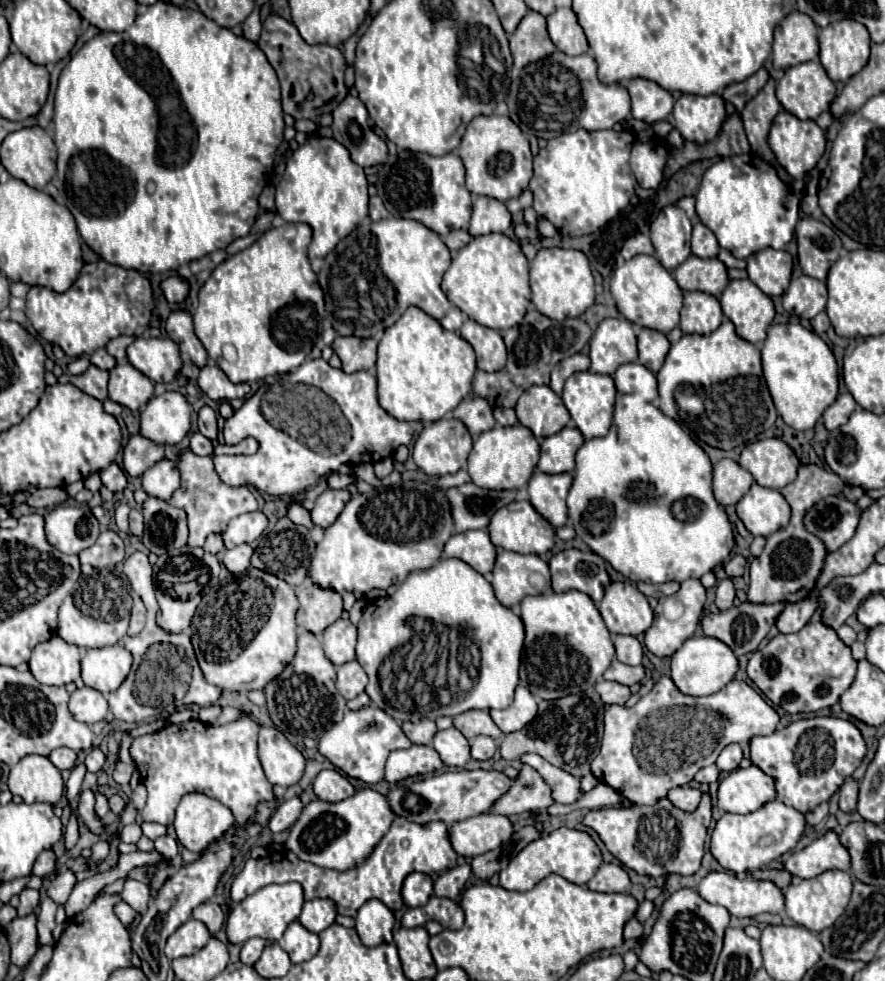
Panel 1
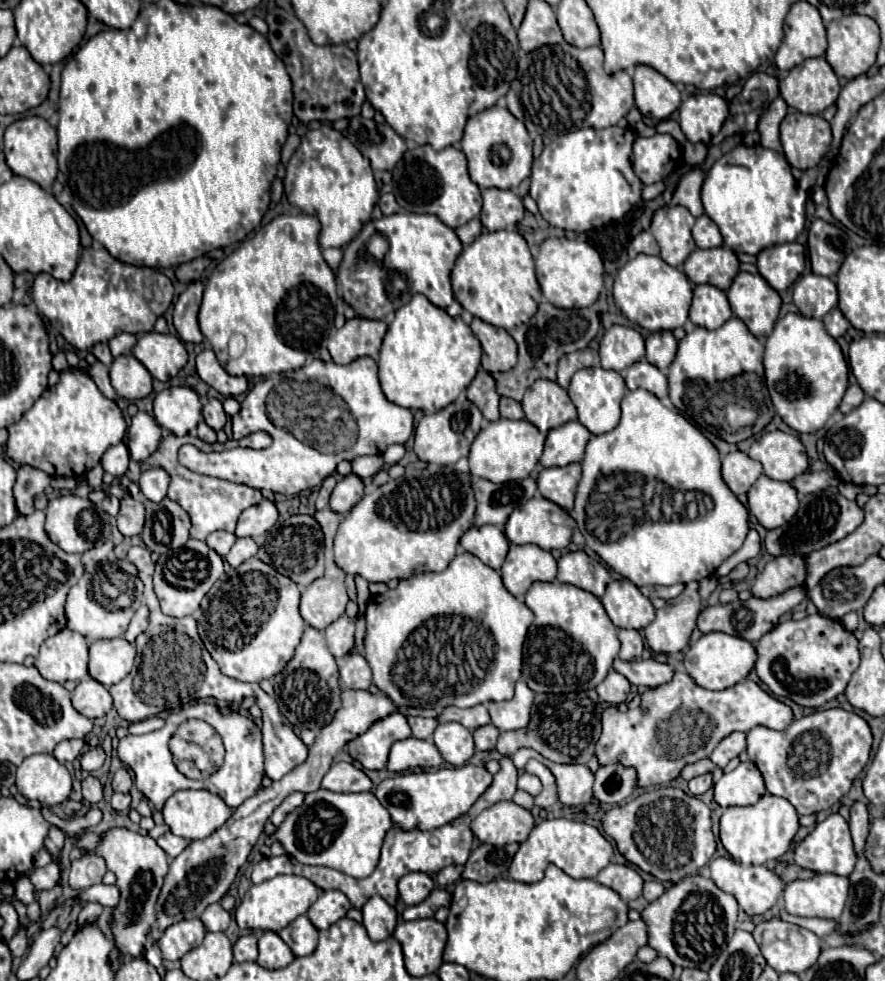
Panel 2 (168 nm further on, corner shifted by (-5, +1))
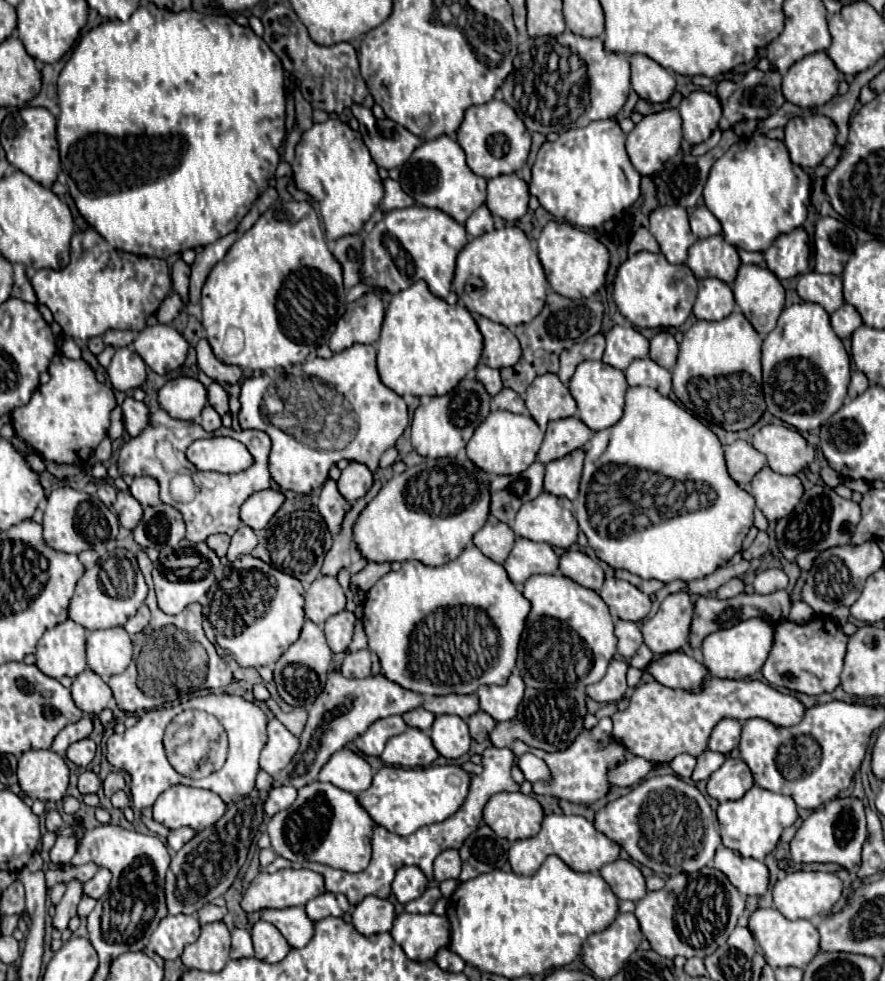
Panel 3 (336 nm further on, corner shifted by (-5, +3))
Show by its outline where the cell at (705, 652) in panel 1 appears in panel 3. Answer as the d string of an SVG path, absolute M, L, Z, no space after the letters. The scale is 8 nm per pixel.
M749 619L747 623L737 623L731 629L719 629L703 639L703 665L713 677L745 679L763 667L767 651L771 649L771 635L773 627L769 623L763 623L763 619Z

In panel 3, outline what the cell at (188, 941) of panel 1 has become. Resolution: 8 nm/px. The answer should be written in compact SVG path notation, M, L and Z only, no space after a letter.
M167 915L149 939L151 949L161 959L177 959L183 947L199 937L199 921L193 915Z

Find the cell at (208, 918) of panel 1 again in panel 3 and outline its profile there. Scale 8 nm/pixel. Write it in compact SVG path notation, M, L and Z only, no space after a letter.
M209 903L207 907L203 907L203 911L199 911L199 923L215 923L215 921L223 921L223 917L227 915L225 907L217 907L213 903Z

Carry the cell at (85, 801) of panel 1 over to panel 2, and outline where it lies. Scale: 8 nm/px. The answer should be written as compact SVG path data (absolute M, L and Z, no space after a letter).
M89 775L89 777L83 779L81 785L83 785L83 799L85 801L89 801L89 803L95 805L95 803L99 803L103 799L103 791L101 791L103 787L101 787L99 779L95 779L95 777Z

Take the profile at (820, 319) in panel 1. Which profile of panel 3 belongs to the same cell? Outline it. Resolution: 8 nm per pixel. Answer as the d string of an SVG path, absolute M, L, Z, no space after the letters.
M843 303L835 313L831 313L831 327L837 333L837 337L845 339L851 337L851 333L861 325L861 317L855 311L853 305Z

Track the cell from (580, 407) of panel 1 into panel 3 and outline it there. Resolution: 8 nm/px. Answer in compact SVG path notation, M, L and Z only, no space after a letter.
M583 361L569 381L569 391L577 401L577 417L591 431L607 429L623 417L623 397L627 391L625 373L611 365L605 365L603 361Z

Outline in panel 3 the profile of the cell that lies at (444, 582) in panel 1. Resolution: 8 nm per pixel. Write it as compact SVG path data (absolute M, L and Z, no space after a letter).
M469 545L457 559L441 567L407 561L397 573L391 571L381 577L367 593L363 621L369 649L379 657L381 673L389 681L425 697L451 693L471 695L479 685L502 686L507 683L516 667L521 631L529 611L531 603L509 581L503 565L487 559L475 545Z

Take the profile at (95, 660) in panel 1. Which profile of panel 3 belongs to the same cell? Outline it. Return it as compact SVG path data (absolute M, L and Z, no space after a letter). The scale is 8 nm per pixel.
M123 627L91 631L87 635L87 663L103 681L123 673L133 659L133 645Z

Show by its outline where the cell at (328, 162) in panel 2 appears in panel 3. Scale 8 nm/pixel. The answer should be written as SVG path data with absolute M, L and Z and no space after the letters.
M339 119L315 123L305 131L295 147L291 167L295 187L311 195L319 205L327 241L359 233L383 197L383 181L361 135Z

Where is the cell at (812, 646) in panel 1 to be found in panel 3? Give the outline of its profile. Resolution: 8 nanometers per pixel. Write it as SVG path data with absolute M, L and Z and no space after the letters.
M817 615L809 623L803 623L803 625L783 621L775 625L773 647L769 651L769 657L761 673L775 687L787 687L791 691L799 691L807 695L833 693L835 687L839 687L841 683L839 677L843 671L847 641L849 637L827 615Z

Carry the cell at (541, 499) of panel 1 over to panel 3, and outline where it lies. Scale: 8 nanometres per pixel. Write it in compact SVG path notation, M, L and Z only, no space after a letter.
M575 451L575 455L565 455L563 459L555 459L545 465L545 491L551 495L575 499L581 481L583 469L583 451Z

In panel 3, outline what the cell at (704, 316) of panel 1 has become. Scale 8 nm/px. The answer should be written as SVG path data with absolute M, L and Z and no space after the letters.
M701 279L699 281L699 295L693 307L697 319L705 321L721 321L735 309L735 299L727 283L721 279Z

